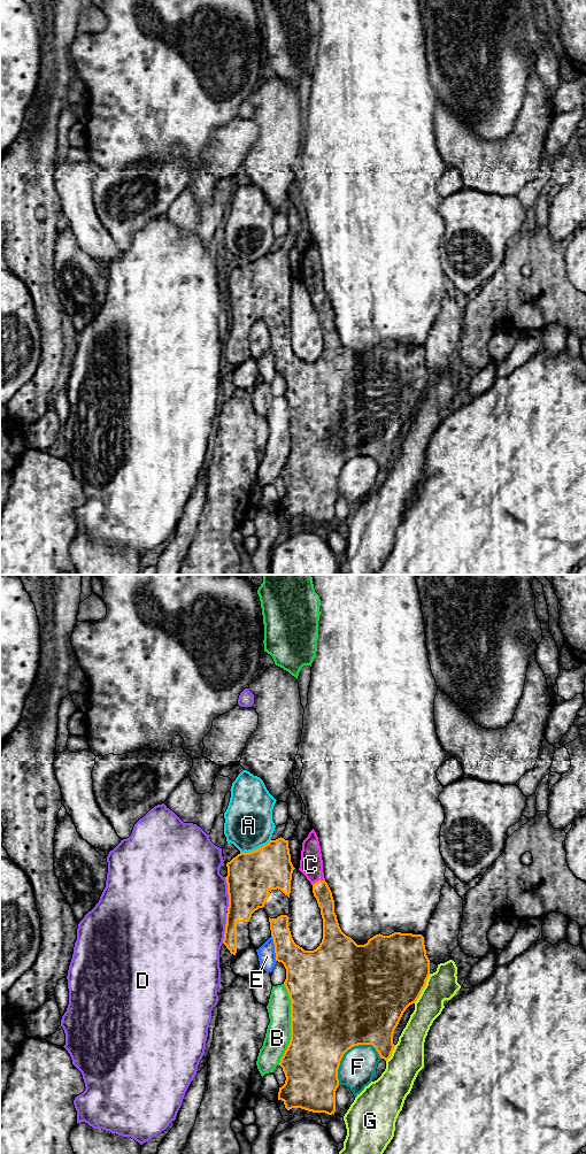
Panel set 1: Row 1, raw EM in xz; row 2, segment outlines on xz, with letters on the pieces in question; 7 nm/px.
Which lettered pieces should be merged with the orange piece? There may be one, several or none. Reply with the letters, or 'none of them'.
C

